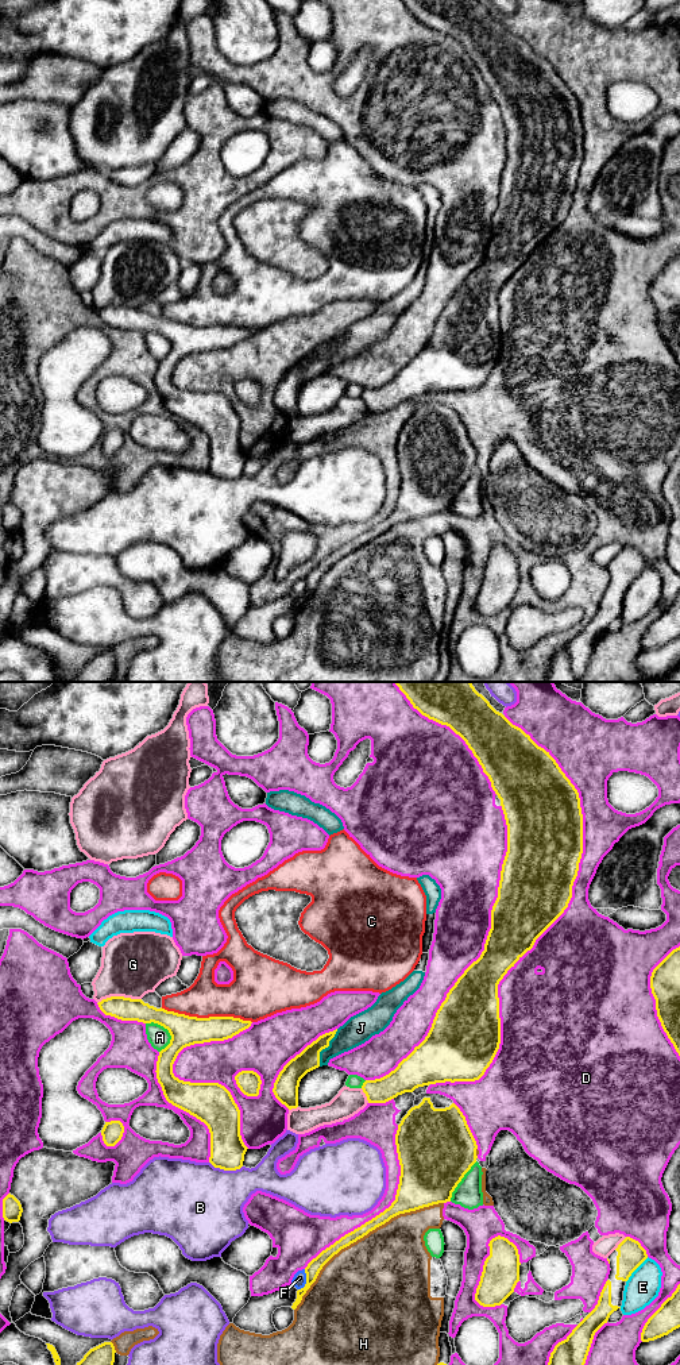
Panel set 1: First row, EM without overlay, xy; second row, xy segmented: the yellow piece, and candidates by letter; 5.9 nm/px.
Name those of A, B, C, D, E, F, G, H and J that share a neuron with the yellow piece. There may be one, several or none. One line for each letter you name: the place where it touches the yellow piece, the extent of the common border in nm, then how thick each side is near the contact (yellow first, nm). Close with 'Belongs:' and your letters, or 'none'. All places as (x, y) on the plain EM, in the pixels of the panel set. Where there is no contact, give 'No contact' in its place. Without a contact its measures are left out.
J: Touches yellow at xy (325, 355). Shared border 260 nm. Thickness 130 nm (yellow) against 170 nm
Belongs: J

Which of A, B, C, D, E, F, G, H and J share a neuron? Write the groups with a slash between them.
A / B / C / D H / E / F / G / J

